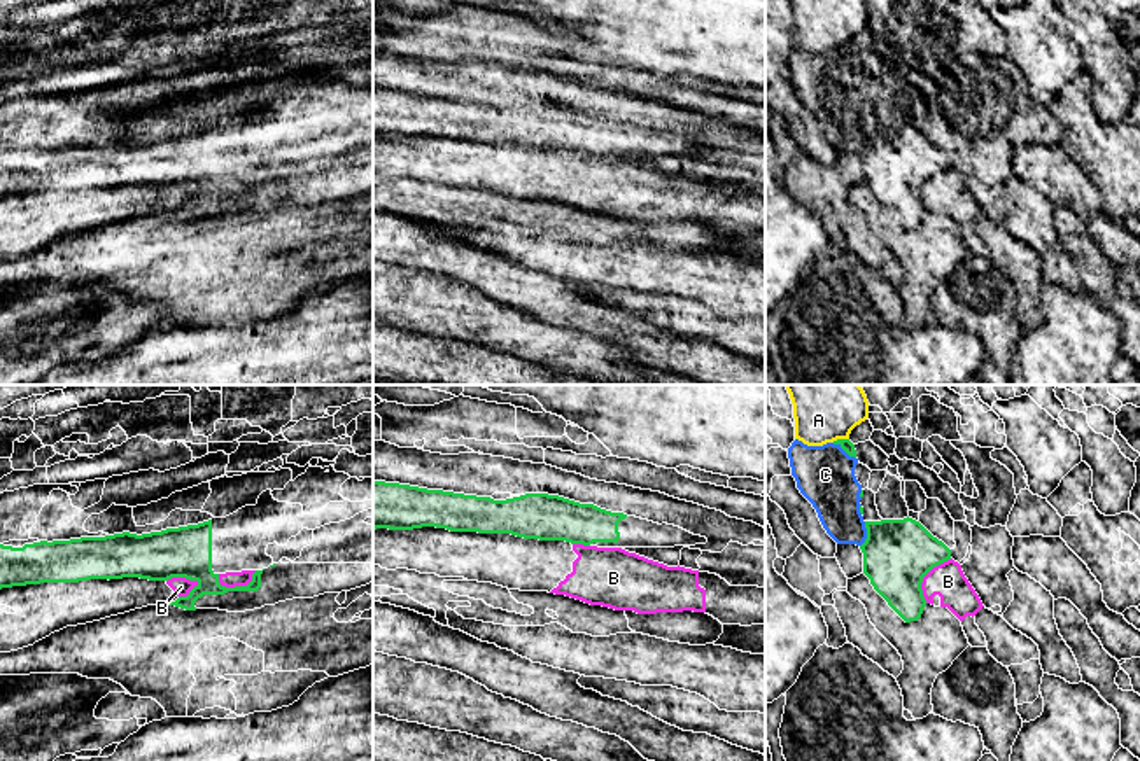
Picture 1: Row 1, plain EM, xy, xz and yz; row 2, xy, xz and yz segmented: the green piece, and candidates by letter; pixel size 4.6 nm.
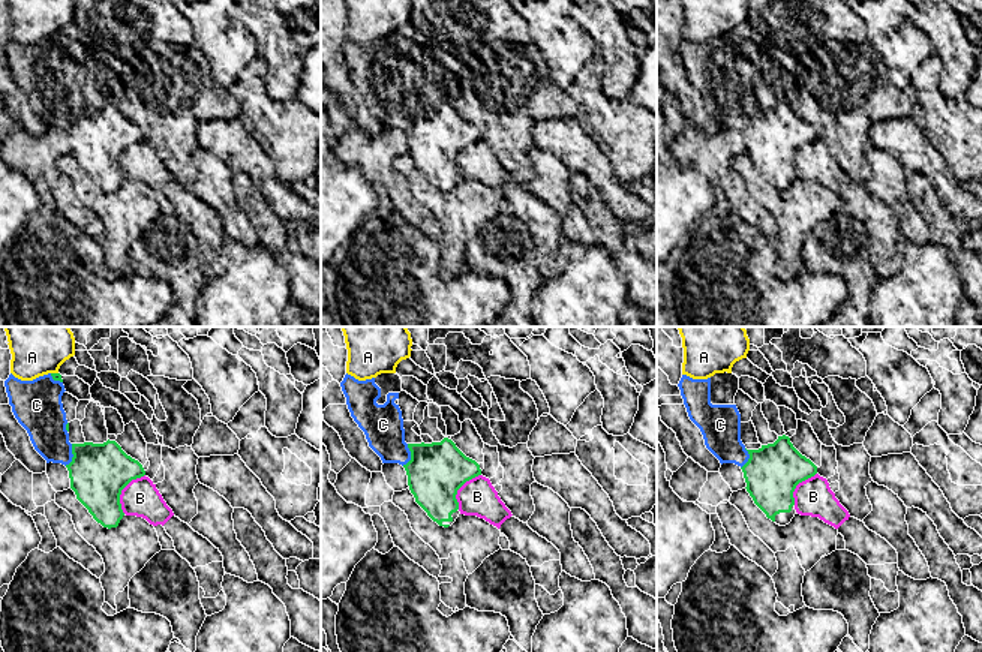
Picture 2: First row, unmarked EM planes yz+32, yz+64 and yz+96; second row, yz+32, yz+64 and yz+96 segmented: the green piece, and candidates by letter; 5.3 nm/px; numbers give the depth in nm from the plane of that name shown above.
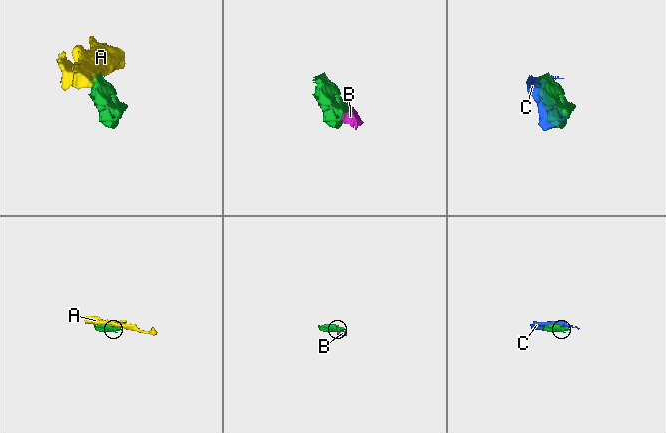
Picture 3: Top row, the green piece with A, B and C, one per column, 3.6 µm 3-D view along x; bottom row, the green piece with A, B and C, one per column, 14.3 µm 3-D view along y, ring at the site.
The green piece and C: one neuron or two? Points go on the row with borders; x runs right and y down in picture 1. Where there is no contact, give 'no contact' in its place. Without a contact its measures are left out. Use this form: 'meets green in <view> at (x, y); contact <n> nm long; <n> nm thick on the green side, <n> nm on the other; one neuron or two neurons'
meets green in yz at (844, 450); contact 130 nm long; 60 nm thick on the green side, 280 nm on the other; one neuron

